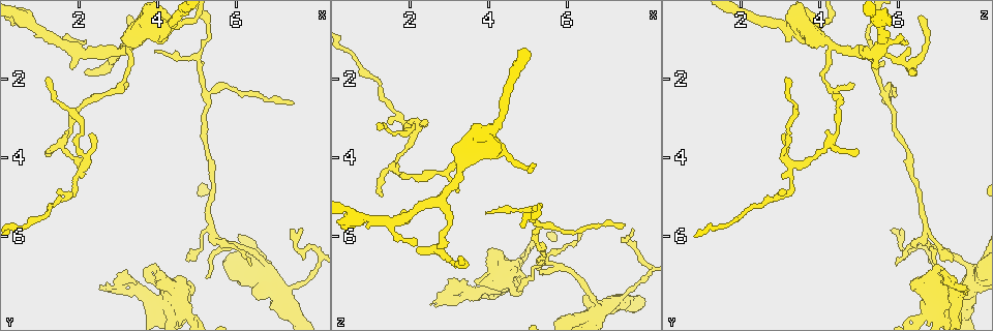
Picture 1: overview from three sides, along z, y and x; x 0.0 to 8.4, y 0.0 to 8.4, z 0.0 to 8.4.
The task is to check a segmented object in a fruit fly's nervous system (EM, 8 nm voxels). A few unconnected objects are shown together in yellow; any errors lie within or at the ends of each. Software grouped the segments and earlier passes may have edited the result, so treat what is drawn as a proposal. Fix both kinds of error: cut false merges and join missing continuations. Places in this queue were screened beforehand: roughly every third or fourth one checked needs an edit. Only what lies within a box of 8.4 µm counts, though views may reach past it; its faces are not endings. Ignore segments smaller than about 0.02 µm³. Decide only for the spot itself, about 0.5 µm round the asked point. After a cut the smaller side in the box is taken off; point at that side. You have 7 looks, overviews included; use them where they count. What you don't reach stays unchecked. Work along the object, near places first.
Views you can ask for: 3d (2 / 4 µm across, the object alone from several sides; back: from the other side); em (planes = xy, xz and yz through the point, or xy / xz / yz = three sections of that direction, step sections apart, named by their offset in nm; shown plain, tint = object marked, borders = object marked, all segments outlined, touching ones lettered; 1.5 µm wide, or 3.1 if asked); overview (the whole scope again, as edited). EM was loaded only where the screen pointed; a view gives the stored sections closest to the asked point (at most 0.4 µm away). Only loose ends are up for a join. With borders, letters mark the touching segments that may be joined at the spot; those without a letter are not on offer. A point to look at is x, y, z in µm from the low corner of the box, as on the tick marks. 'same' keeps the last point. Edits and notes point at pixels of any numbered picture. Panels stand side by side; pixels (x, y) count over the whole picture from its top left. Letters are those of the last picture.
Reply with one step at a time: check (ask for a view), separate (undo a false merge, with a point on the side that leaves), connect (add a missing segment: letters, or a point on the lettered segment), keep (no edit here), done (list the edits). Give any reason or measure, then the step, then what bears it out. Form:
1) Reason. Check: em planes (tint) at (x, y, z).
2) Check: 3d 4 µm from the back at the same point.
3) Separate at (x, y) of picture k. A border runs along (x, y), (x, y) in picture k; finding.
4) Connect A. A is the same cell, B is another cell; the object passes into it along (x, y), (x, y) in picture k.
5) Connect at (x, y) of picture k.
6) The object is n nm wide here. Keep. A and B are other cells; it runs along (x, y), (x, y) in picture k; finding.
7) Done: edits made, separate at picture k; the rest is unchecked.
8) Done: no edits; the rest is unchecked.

Sharp bend. Check: 3d 4 µm at (3.30, 1.20, 4.35).

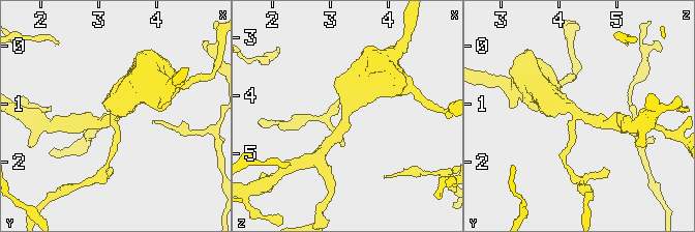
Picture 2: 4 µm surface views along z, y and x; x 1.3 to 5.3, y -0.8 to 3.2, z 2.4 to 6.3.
Now the EM. Check: em planes (plain) at (3.25, 1.20, 4.30).

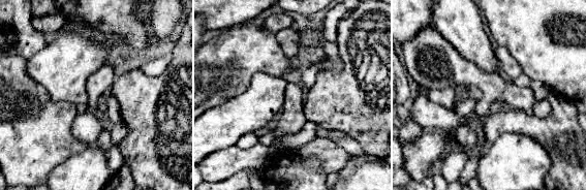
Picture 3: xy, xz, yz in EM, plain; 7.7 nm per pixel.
See the neighbours. Check: em planes (borders) at the same point.

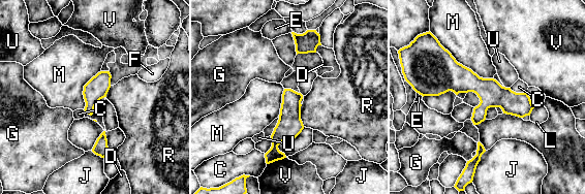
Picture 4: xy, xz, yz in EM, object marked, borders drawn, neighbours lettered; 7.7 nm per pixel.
Keep. C, D, E, F, G, J, L, M, R, U and V are other cells; it runs along (426, 93), (473, 83), (529, 108) in picture 4; continuous, no second cell.

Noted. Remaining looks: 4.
Thin end. Check: em planes (borders) at (2.30, 3.35, 3.15).

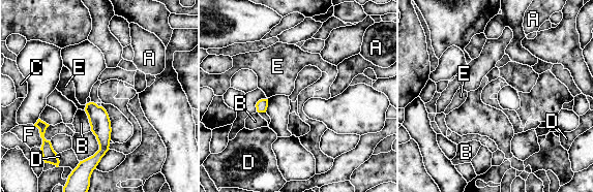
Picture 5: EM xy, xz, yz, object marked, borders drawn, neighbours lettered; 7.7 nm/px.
Keep. A, B, C, D, E and F are other cells; it runs along (91, 104), (102, 131), (95, 159) in picture 5; no lettered segment goes on from it.

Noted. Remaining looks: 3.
Free end. Check: 3d 2 µm at (1.25, 1.95, 3.30).

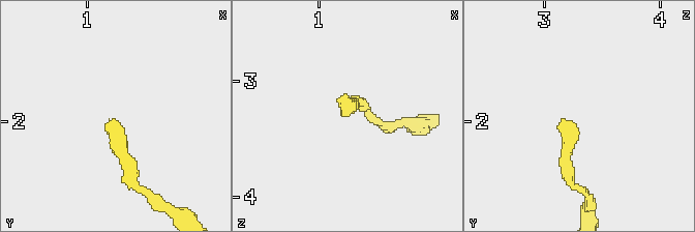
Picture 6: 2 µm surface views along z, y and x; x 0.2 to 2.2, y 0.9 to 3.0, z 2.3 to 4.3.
Check: em planes (tint) at (1.22, 2.00, 3.26).

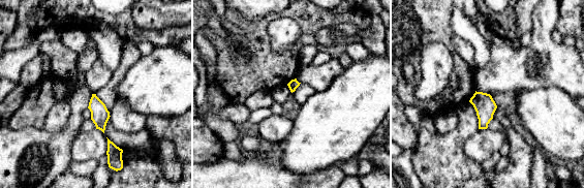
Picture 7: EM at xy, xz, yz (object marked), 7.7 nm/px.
See the neighbours. Check: em planes (borders) at the same point.

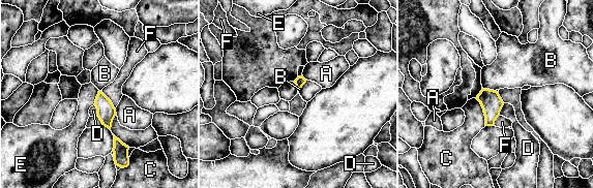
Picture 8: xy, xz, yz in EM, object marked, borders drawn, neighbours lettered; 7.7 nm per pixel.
The object is 80 nm wide here; the longest contact is with C, 240 nm. Keep. A, B, C, D, E and F are other cells; none of them fits.

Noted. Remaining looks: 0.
Done: no edits; the rest is unchecked.

